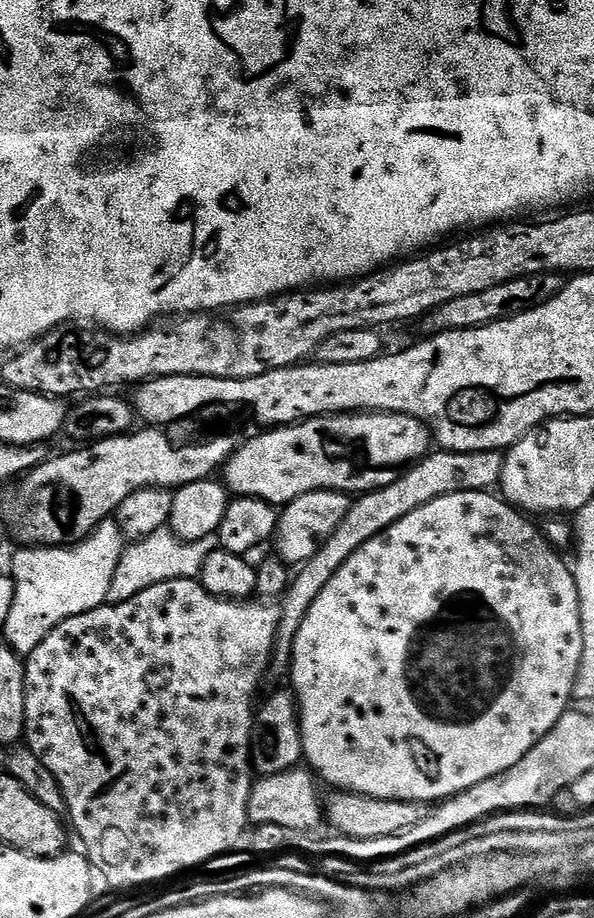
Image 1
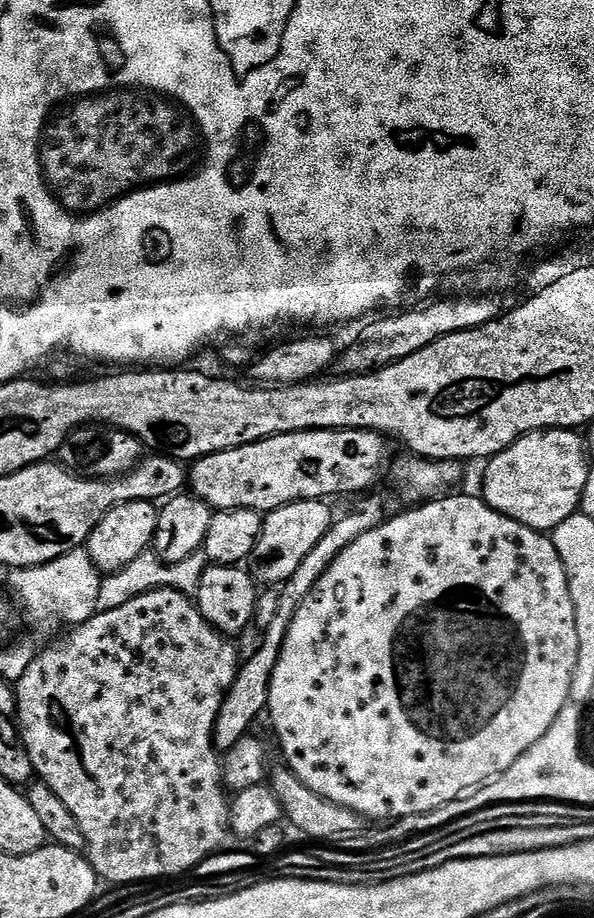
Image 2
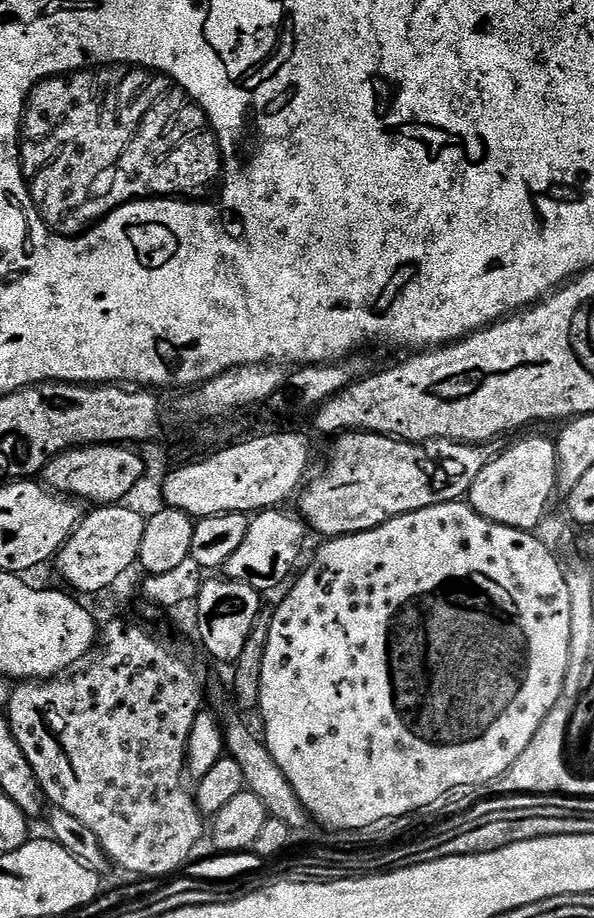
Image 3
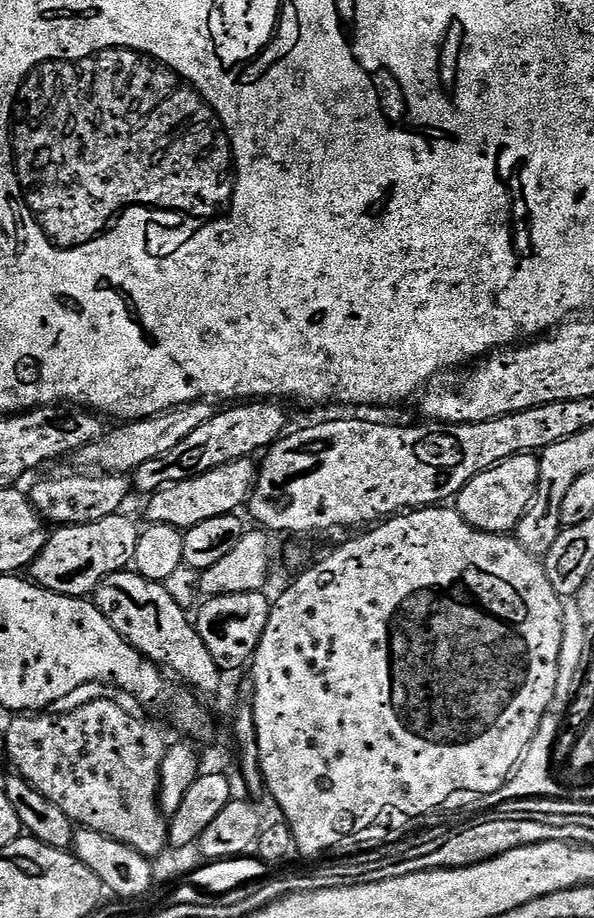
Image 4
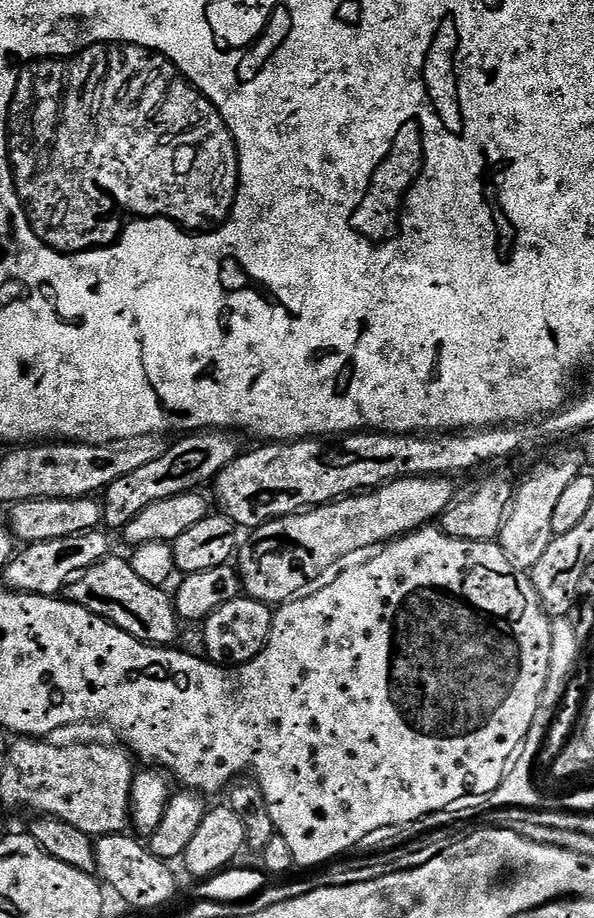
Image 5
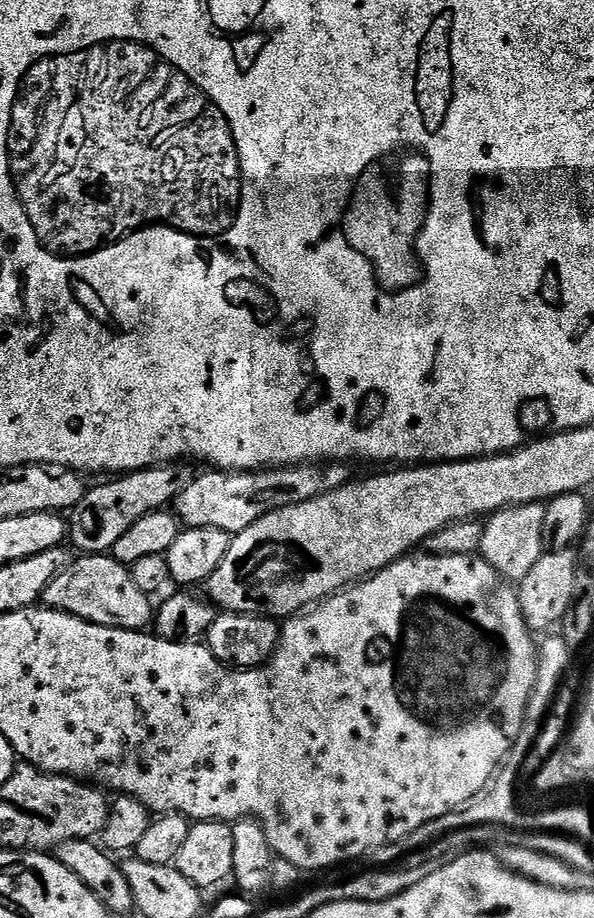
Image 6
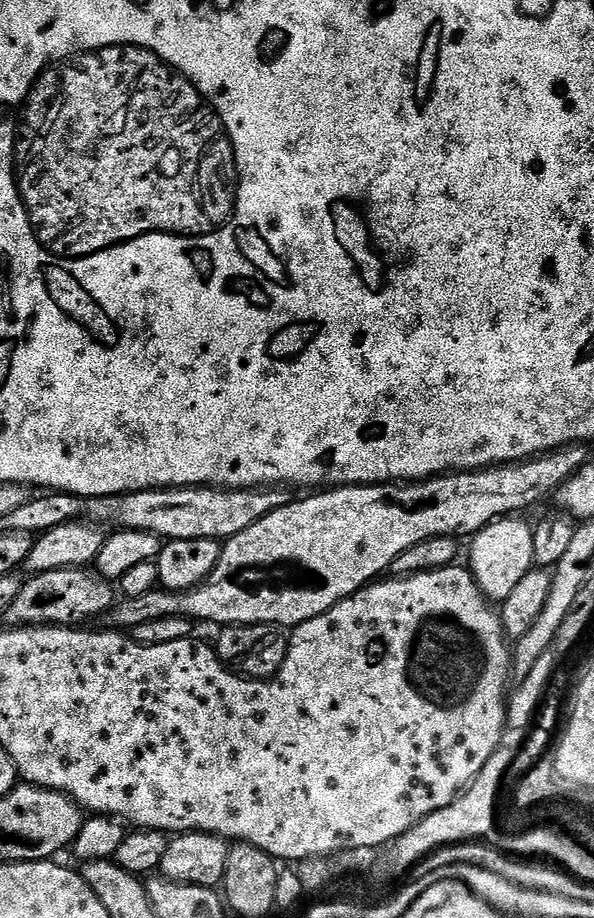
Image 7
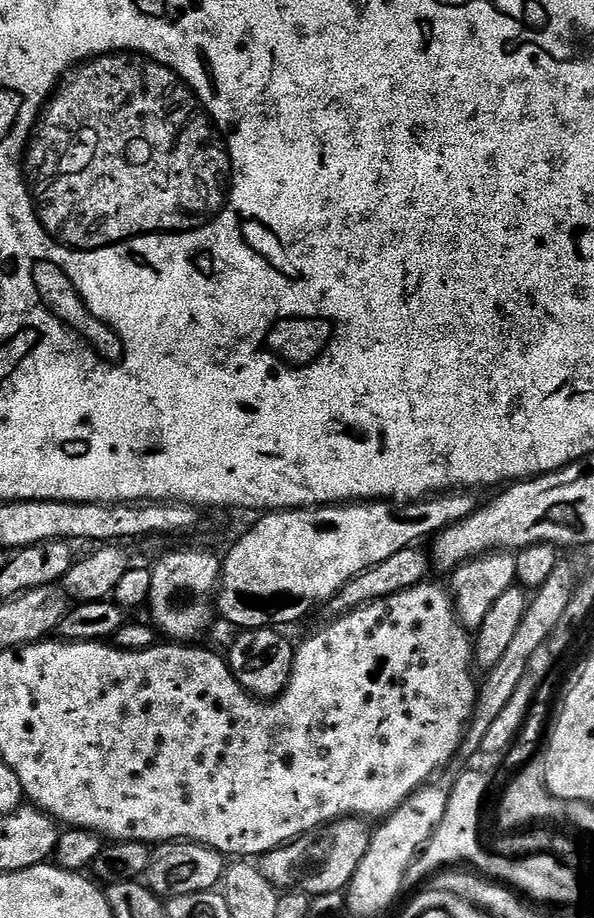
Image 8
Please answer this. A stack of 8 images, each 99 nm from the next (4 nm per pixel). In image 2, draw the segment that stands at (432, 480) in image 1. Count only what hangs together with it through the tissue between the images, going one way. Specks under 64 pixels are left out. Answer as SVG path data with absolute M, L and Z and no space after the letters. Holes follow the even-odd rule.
M368 494L357 499L360 501L345 516L337 515L333 519L332 524L326 530L326 534L322 534L322 539L315 544L314 550L310 550L310 554L306 554L306 558L302 558L298 570L294 570L294 574L290 574L288 581L280 588L278 614L274 614L274 622L270 622L270 626L263 629L264 641L261 642L260 649L249 660L247 657L241 663L240 671L237 672L230 690L224 695L224 705L216 719L216 734L214 737L218 752L226 754L233 748L234 742L238 742L242 737L253 731L252 723L259 716L263 717L265 715L268 707L270 682L274 674L274 666L278 666L280 648L284 644L294 614L300 609L300 604L308 597L310 590L314 590L314 586L322 578L322 574L326 574L326 570L334 562L334 558L338 558L338 554L342 554L342 550L346 550L346 546L350 546L350 542L358 542L358 538L362 538L362 534L366 534L384 523L386 519L384 500L380 496L372 495L374 494Z

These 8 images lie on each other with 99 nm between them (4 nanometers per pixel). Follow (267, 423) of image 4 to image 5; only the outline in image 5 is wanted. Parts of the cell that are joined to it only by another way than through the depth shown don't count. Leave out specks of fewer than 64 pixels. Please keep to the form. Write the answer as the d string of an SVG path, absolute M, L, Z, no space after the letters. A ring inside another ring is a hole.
M201 430L185 435L177 439L180 441L173 443L166 450L166 454L162 454L162 458L154 458L154 462L134 470L134 474L118 478L118 482L105 488L102 493L103 523L109 524L109 529L123 530L135 516L146 510L146 506L154 506L154 502L174 498L183 492L203 489L203 484L211 485L216 475L241 455L242 448L236 445L232 434L228 430Z

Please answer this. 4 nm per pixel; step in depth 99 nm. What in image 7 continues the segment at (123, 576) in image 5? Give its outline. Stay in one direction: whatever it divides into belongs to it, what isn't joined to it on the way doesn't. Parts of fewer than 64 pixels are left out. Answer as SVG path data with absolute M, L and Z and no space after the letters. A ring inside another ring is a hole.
M88 568L46 570L21 583L18 598L14 598L10 610L6 610L2 620L3 623L8 623L5 625L9 629L84 626L87 625L84 624L87 620L100 615L103 617L111 612L117 599L117 589L103 576Z

